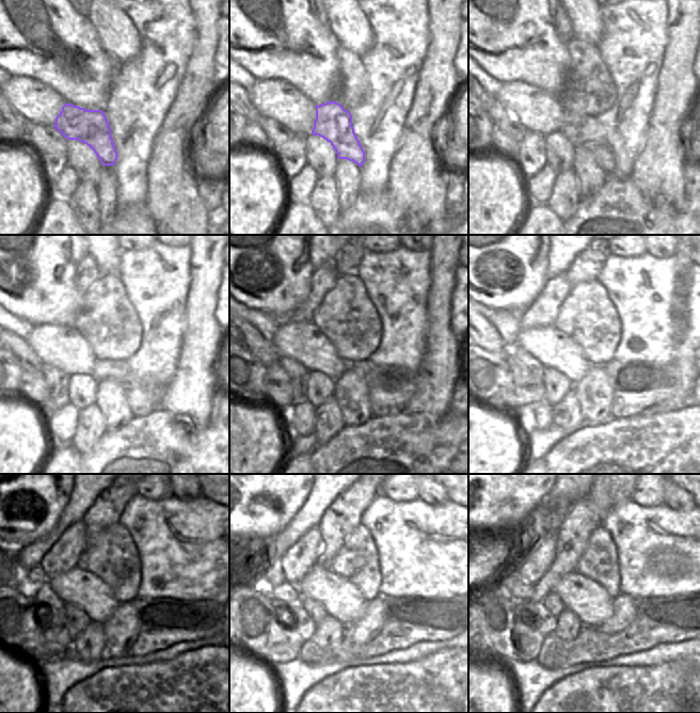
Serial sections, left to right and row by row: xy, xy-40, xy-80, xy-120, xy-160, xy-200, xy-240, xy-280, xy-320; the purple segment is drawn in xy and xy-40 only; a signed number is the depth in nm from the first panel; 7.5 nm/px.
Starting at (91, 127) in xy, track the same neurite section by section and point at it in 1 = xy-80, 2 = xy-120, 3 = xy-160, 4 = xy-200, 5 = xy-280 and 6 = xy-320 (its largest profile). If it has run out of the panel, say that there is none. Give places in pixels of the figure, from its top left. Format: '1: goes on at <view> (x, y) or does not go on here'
1: goes on at xy-80 (586, 131)
2: goes on at xy-120 (144, 397)
3: goes on at xy-160 (391, 387)
4: goes on at xy-200 (638, 385)
5: goes on at xy-280 (409, 621)
6: goes on at xy-320 (657, 622)

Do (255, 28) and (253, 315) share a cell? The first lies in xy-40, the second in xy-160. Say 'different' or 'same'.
different

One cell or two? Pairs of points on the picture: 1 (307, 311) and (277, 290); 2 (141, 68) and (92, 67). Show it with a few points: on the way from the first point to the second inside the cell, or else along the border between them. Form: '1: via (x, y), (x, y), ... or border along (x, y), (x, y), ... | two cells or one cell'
1: border along (311, 282), (308, 296), (285, 318) | two cells
2: border along (116, 73), (108, 96) | two cells

